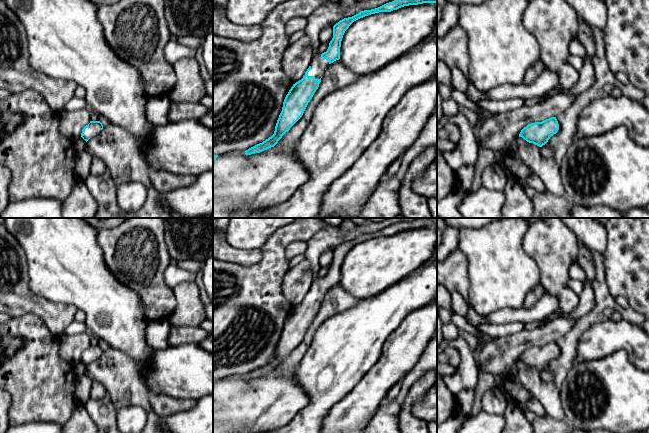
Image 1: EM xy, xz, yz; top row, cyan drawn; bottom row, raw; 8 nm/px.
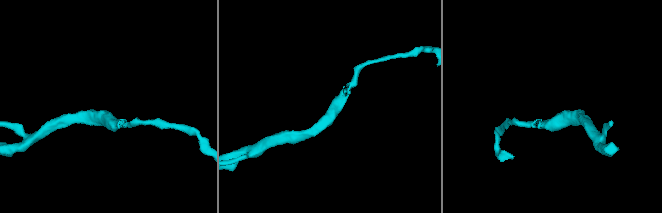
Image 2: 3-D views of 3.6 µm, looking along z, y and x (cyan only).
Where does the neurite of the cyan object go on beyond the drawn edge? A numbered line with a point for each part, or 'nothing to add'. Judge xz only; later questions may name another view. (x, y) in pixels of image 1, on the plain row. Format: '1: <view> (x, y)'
1: xz (318, 289)

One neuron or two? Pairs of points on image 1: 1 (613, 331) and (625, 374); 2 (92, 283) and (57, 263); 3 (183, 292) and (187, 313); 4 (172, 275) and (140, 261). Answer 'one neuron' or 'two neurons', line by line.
1: two neurons
2: one neuron
3: one neuron
4: two neurons

